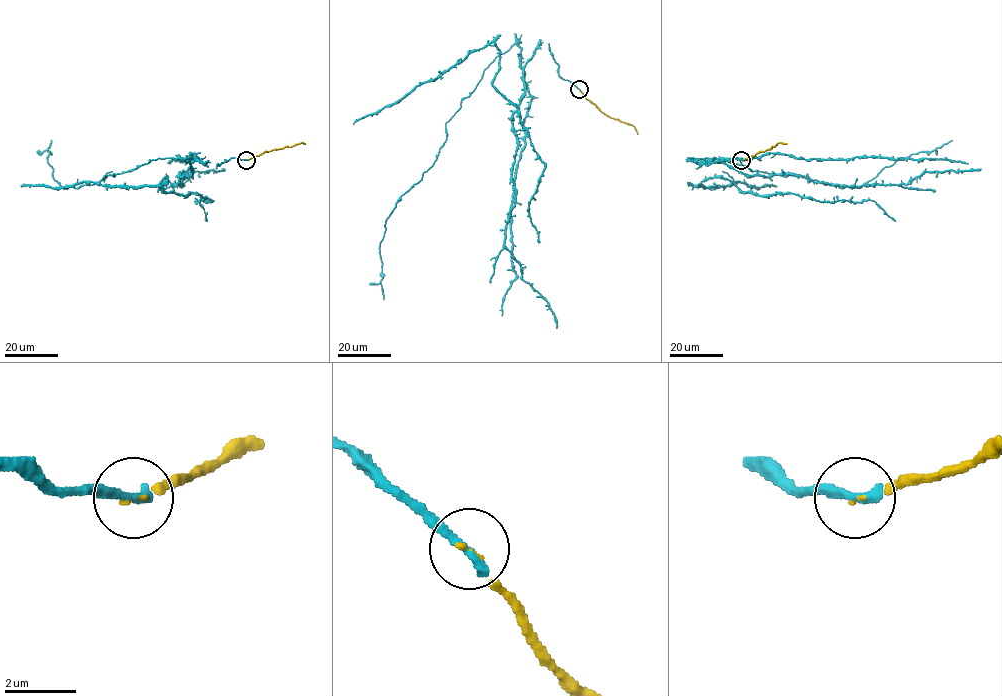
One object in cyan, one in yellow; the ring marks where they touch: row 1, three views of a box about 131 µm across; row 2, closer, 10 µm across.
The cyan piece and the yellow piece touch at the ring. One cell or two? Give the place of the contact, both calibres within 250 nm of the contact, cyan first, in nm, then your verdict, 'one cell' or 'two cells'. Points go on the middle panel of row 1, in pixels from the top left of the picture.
at (579, 89); 340 nm thick on the cyan side, 60 nm on the other; one cell

